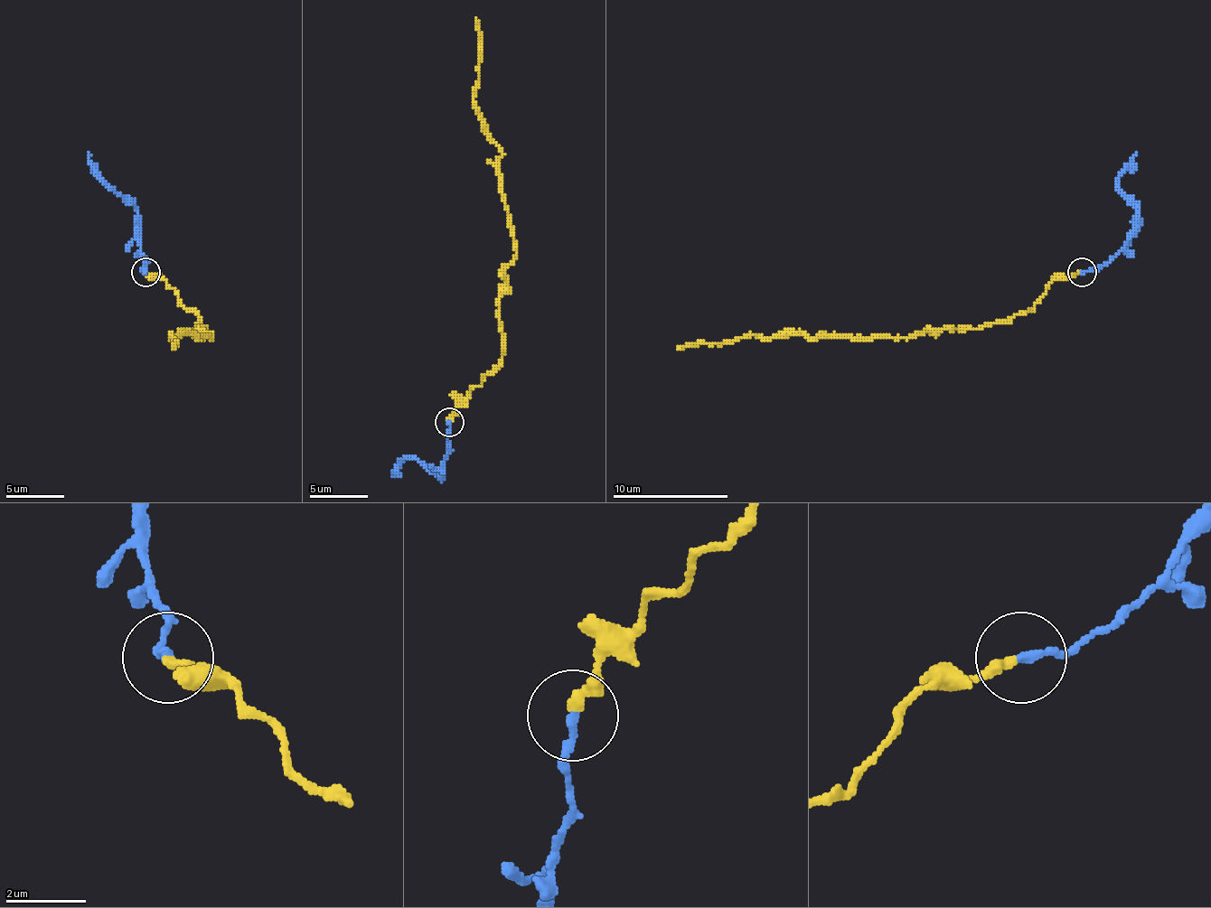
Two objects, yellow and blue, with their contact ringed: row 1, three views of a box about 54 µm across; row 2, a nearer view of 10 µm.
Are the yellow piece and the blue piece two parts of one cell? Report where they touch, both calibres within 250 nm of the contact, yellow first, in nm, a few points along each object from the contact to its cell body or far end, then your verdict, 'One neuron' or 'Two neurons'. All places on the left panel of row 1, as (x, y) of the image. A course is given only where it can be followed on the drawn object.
Place: (145, 272). Thickness 260 nm (yellow) against 200 nm. Course of yellow: (146, 271), (161, 276), (195, 314), (195, 329), (201, 329), (213, 338), (169, 334), (175, 341), (173, 349). Course of blue: (146, 271), (143, 268), (137, 213), (103, 178), (88, 152). One neuron

